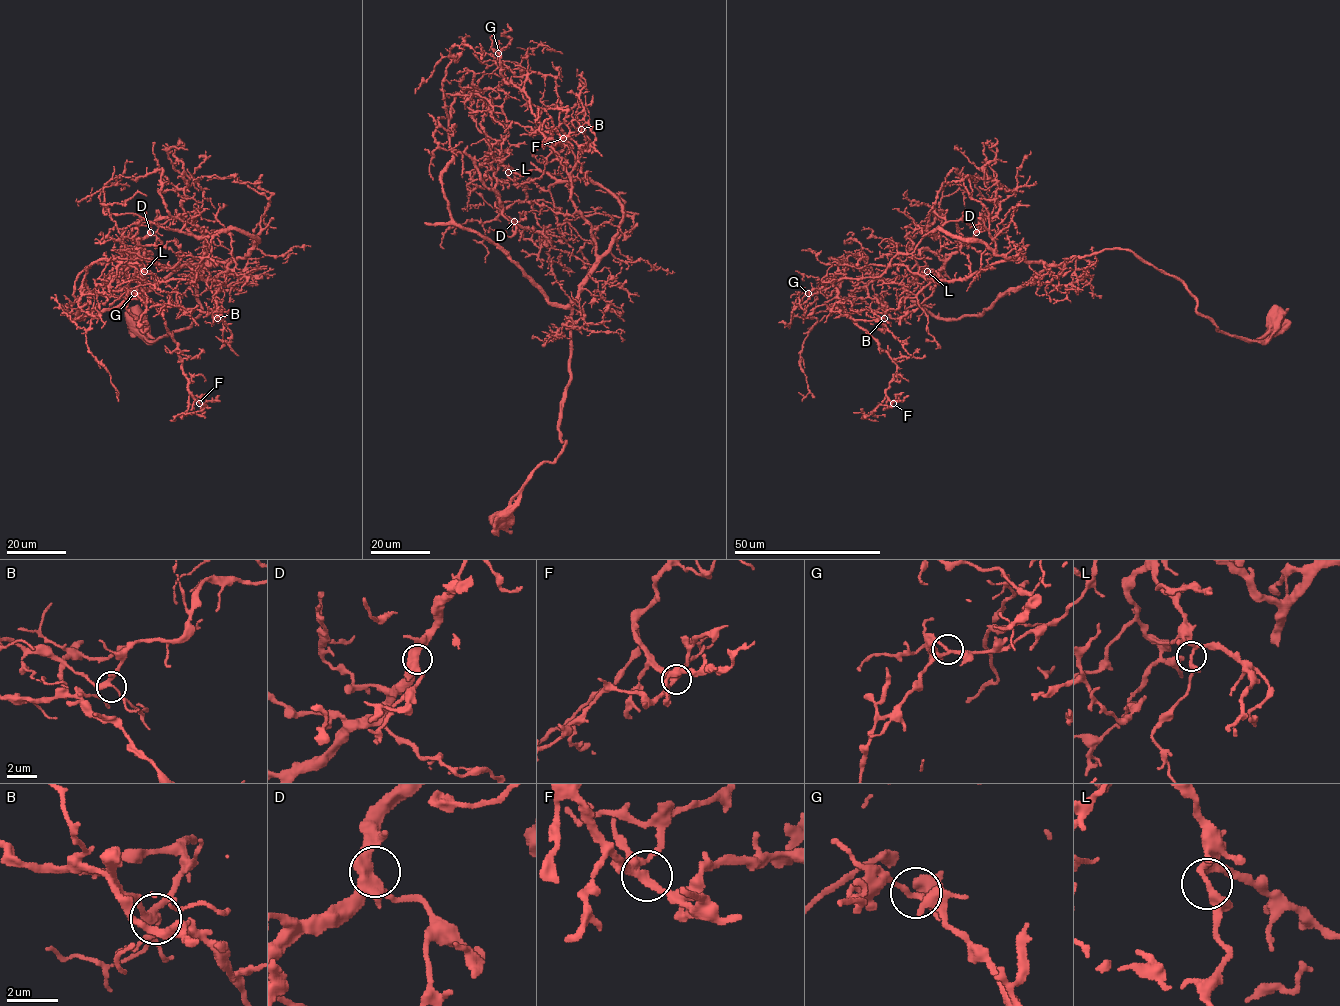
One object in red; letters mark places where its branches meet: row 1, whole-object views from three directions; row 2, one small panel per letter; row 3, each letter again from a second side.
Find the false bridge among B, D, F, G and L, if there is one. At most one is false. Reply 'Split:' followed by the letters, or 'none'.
Split: none

